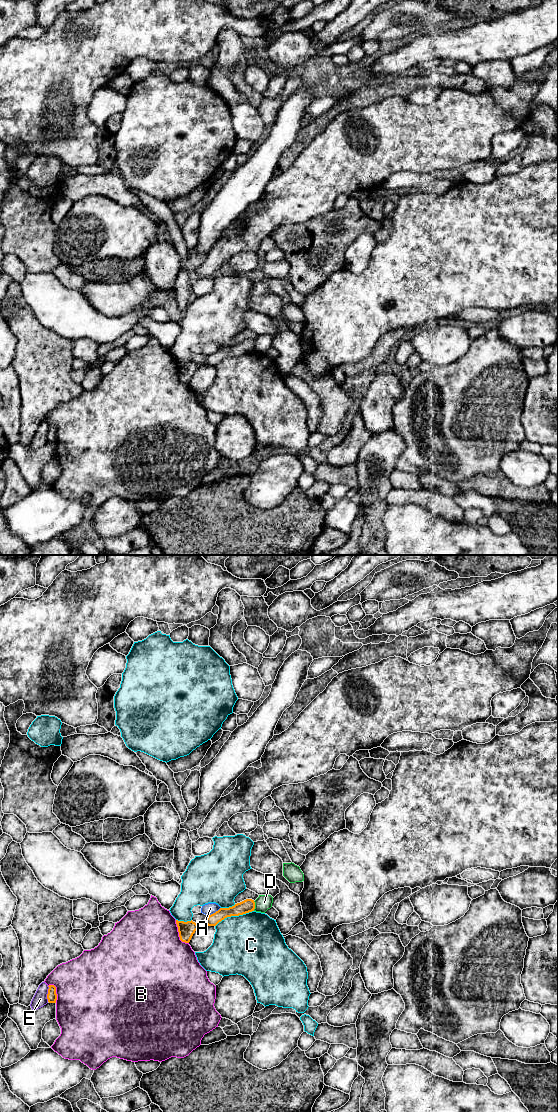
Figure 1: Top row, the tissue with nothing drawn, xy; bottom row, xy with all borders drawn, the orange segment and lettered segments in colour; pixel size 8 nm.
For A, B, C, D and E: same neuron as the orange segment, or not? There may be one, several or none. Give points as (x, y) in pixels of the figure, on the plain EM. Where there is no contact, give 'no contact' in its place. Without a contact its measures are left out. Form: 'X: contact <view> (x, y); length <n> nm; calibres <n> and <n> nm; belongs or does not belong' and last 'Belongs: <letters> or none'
A: contact xy (215, 352); length 130 nm; calibres 100 and 90 nm; does not belong
B: contact xy (179, 374); length 220 nm; calibres 130 and 480 nm; does not belong
C: contact xy (234, 355); length 340 nm; calibres 110 and 480 nm; does not belong
D: contact xy (254, 346); length 80 nm; calibres 110 and 130 nm; belongs
E: contact xy (47, 434); length 130 nm; calibres 80 and 110 nm; does not belong
Belongs: D

